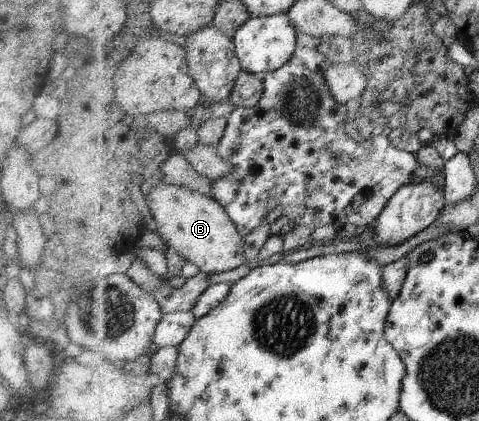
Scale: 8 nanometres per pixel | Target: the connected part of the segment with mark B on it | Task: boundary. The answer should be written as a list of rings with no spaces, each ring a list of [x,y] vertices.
[[[178,185],[163,186],[154,192],[154,211],[164,240],[197,265],[201,272],[212,275],[247,264],[245,236],[230,210],[215,197],[209,198],[202,192]]]

